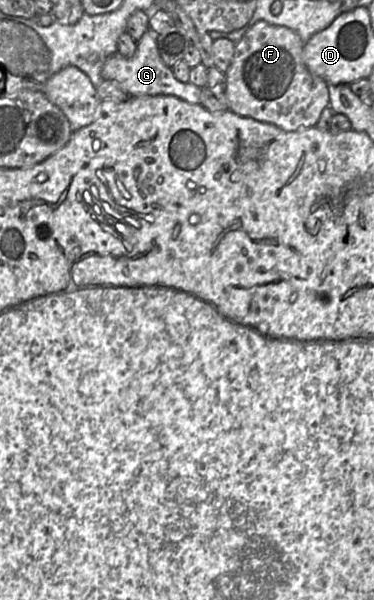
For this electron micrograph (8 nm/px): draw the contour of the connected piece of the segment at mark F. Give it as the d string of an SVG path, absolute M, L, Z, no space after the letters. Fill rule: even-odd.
M256 22L235 44L234 56L225 72L225 95L230 111L243 118L253 119L292 132L315 127L322 111L329 106L328 83L312 74L303 62L303 46L298 34L284 26Z

